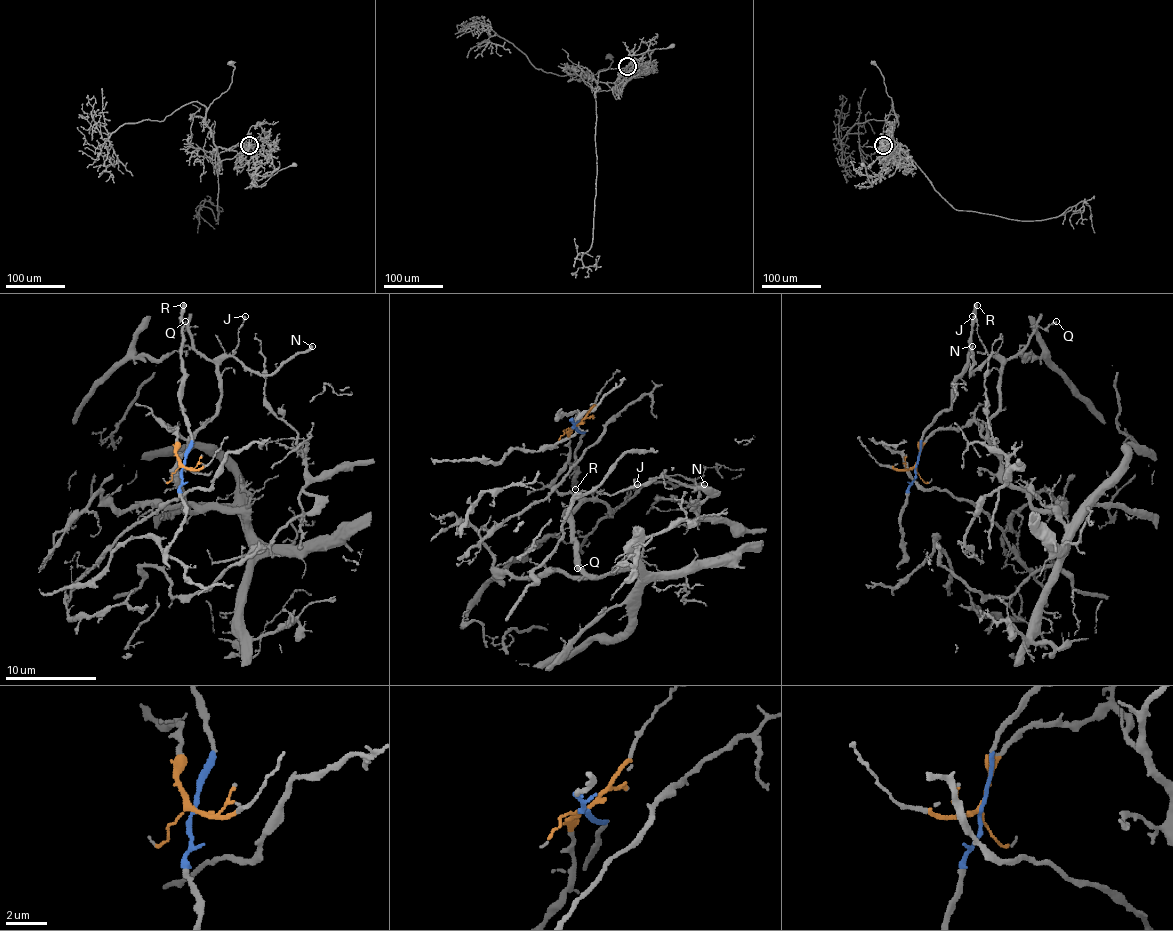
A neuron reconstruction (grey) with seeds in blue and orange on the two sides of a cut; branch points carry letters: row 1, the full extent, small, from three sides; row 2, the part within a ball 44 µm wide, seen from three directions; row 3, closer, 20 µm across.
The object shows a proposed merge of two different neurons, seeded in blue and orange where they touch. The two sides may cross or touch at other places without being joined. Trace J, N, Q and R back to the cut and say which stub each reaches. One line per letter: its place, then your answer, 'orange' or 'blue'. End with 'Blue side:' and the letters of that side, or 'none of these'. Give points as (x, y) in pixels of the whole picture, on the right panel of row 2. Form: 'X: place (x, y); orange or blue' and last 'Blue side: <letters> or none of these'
J: place (972, 316); orange
N: place (972, 346); orange
Q: place (1056, 321); orange
R: place (977, 305); blue
Blue side: R

